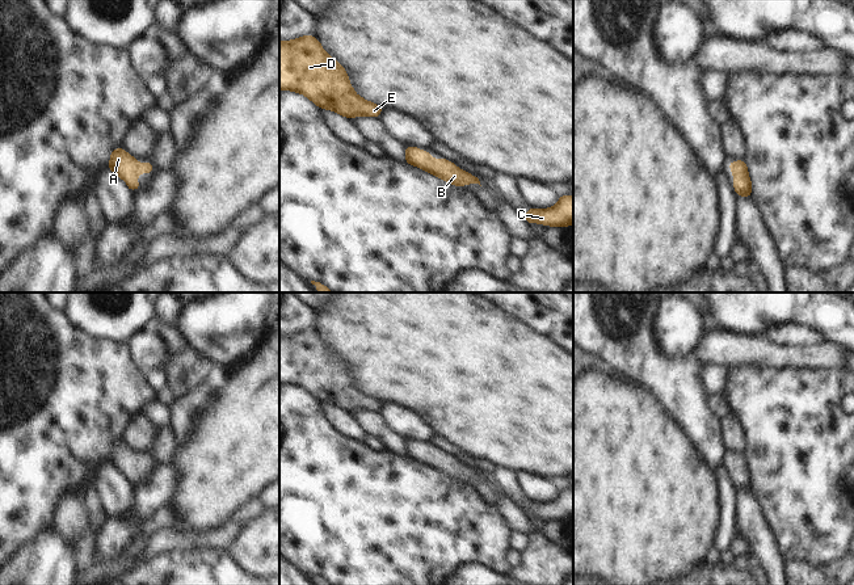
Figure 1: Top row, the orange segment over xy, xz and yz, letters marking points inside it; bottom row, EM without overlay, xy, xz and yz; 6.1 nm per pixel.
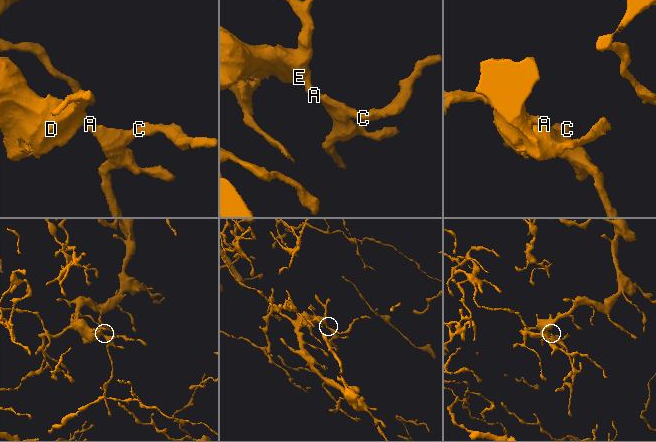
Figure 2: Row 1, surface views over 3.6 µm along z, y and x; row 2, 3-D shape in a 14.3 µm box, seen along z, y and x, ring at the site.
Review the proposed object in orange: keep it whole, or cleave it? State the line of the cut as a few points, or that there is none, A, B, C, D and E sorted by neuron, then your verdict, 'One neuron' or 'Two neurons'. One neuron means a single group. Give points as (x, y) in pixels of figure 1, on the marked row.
No split. Groups: A B C D E. One neuron

